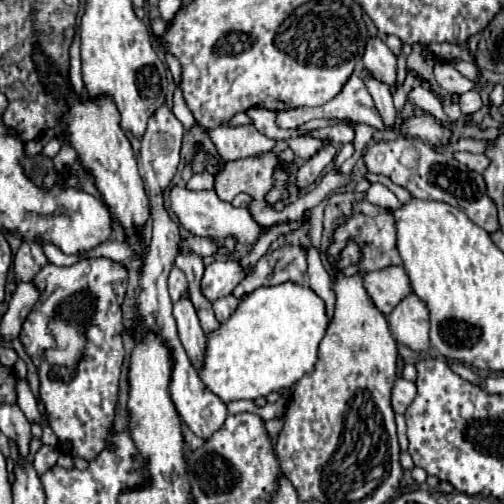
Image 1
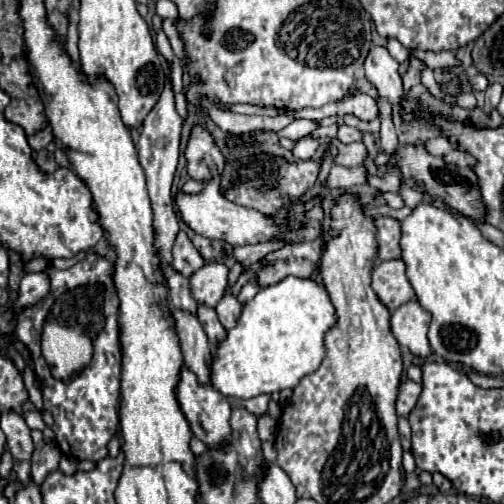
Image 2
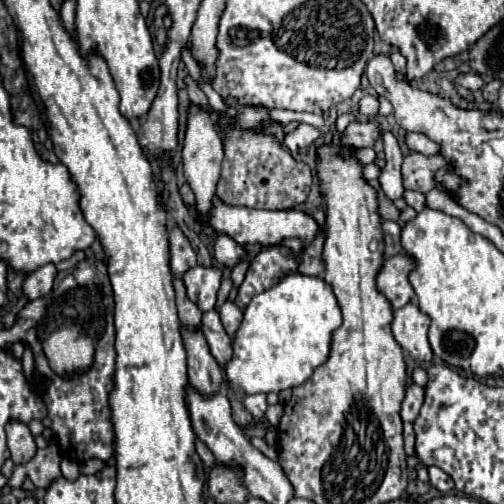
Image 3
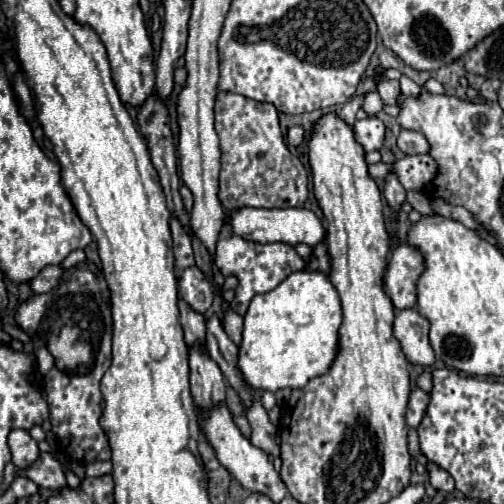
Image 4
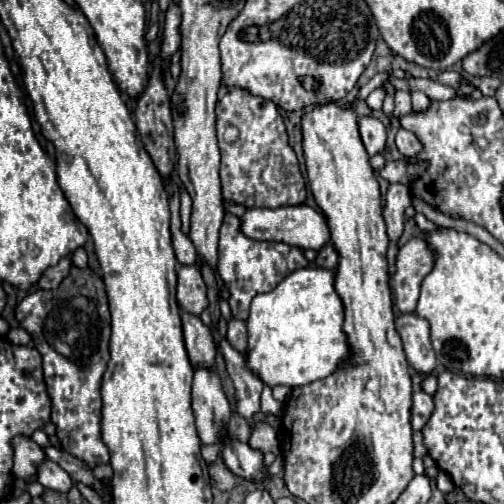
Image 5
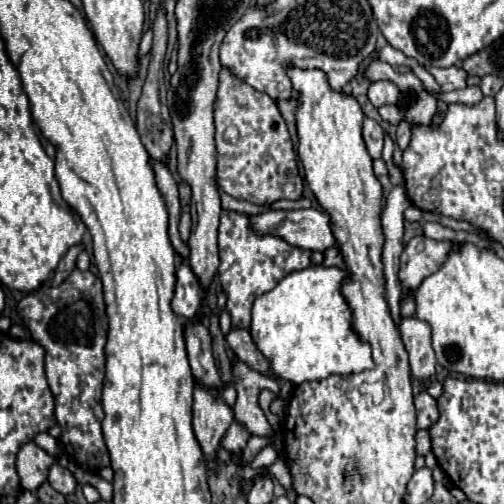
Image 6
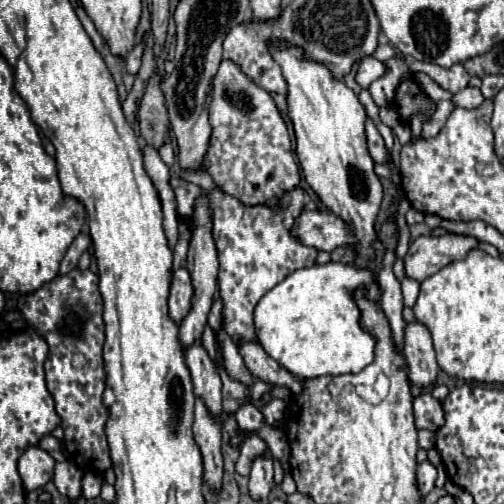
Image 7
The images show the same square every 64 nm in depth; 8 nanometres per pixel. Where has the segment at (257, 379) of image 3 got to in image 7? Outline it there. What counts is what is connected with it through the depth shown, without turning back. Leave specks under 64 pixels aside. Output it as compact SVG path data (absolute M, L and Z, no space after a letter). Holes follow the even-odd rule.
M314 264L312 268L288 274L256 304L254 324L258 342L276 362L302 380L360 372L372 364L376 346L374 336L360 326L360 308L354 300L360 288L370 292L370 300L374 302L382 296L374 272L352 264Z

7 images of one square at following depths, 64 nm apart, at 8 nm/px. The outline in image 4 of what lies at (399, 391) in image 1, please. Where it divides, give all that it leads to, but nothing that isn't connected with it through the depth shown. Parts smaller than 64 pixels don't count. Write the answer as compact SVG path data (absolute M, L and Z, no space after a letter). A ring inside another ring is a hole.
M412 390L410 394L410 402L408 402L408 410L406 410L406 422L412 428L418 428L420 420L424 418L424 412L428 408L428 394L424 390Z

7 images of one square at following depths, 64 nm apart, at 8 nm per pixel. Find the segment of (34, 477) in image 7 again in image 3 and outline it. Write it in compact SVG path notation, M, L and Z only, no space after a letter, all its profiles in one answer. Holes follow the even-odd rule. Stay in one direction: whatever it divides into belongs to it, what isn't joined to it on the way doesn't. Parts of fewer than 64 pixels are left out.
M12 420L6 424L6 434L8 434L8 450L12 454L14 464L26 464L28 460L32 460L32 456L36 454L36 442L28 426Z

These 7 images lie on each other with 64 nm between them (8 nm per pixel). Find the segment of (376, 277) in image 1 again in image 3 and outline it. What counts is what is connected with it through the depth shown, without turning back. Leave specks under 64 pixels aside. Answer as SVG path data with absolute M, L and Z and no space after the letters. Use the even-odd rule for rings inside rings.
M400 252L384 260L384 266L378 274L376 284L378 284L378 290L390 300L394 310L402 308L414 298L414 288L408 280L412 268L416 268L416 264L412 264L412 258L406 252Z

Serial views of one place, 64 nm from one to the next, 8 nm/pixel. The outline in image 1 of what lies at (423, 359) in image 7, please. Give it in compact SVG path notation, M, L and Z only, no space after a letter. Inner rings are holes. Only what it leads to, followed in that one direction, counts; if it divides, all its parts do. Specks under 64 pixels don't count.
M416 294L406 296L392 310L392 314L388 314L388 324L390 324L394 338L400 344L404 344L420 354L424 354L430 348L428 308Z

